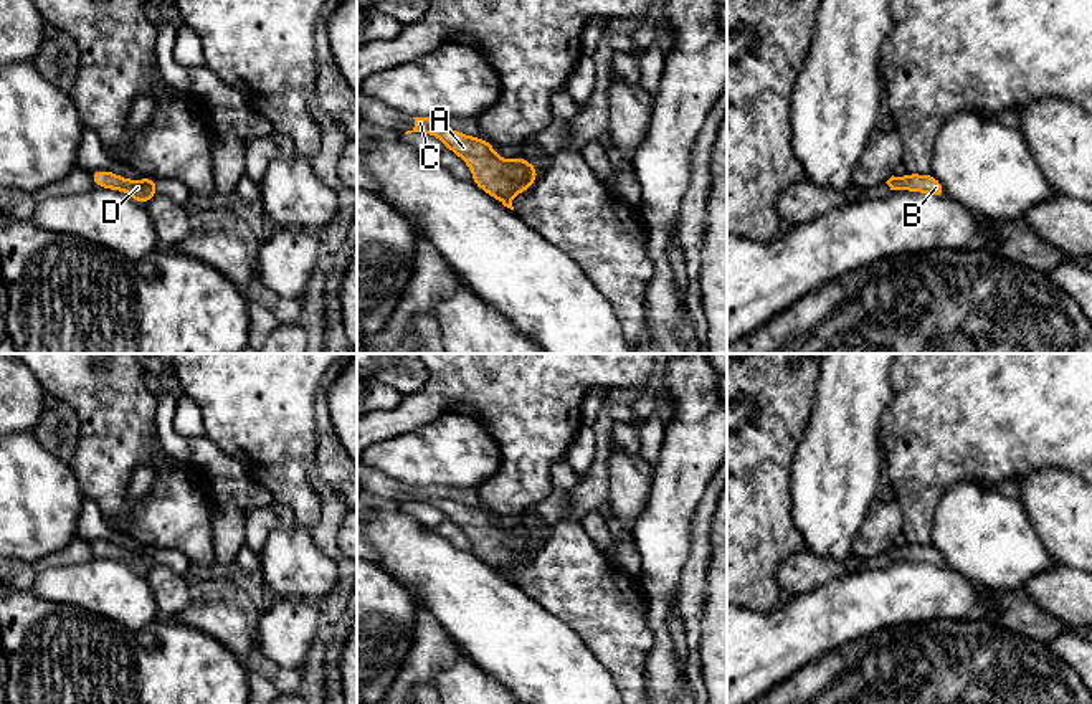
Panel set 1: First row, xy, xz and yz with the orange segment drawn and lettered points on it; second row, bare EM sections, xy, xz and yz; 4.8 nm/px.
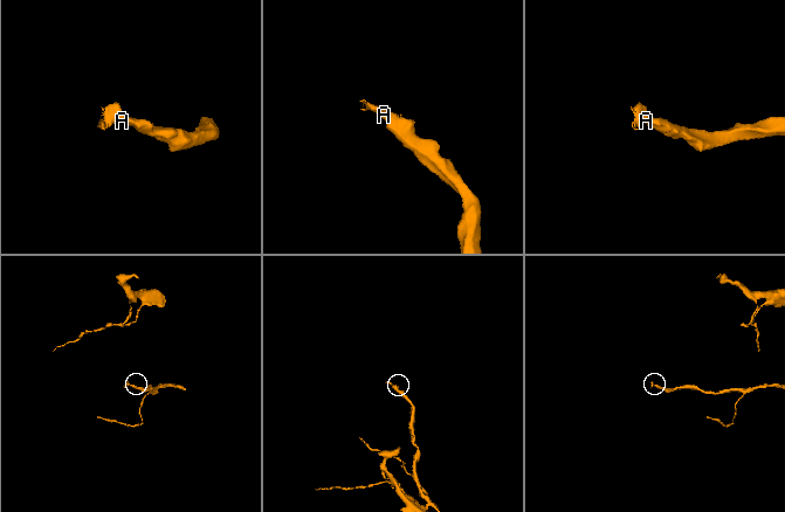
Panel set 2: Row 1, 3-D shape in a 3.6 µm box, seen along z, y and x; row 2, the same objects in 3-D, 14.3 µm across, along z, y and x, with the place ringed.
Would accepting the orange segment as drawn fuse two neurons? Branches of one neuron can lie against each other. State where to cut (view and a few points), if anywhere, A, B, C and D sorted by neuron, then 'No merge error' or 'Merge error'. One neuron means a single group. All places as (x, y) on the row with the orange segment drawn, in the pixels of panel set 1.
No split. Groups: A B C D. No merge error

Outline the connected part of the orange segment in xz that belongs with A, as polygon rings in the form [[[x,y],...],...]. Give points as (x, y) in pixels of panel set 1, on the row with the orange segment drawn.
[[[434,117],[413,119],[415,127],[405,134],[421,132],[438,137],[446,149],[453,150],[471,169],[471,182],[510,210],[514,210],[514,195],[527,192],[539,177],[540,170],[522,157],[499,159],[496,147],[486,139],[441,127]]]

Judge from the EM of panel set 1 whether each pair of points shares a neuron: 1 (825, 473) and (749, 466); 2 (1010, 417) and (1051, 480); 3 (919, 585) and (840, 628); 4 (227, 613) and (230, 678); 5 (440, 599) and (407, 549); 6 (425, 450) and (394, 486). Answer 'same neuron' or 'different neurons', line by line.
1: different neurons
2: different neurons
3: same neuron
4: different neurons
5: same neuron
6: different neurons

